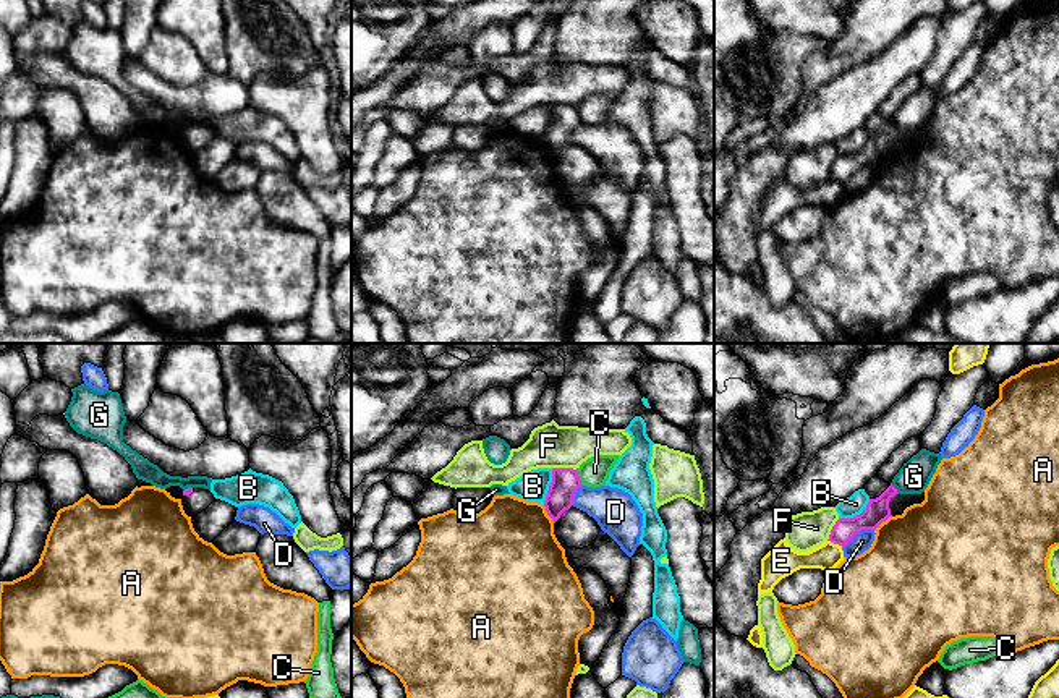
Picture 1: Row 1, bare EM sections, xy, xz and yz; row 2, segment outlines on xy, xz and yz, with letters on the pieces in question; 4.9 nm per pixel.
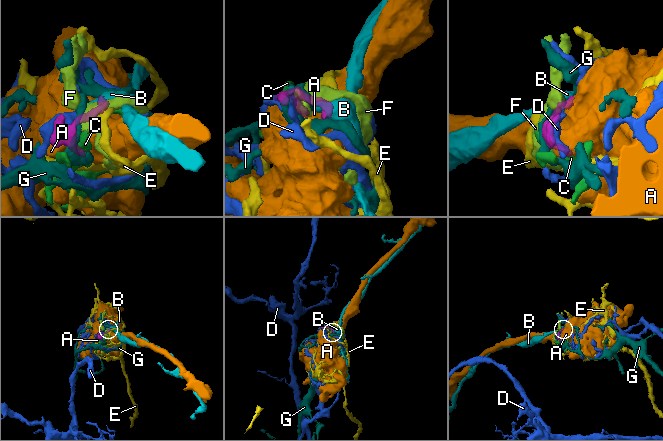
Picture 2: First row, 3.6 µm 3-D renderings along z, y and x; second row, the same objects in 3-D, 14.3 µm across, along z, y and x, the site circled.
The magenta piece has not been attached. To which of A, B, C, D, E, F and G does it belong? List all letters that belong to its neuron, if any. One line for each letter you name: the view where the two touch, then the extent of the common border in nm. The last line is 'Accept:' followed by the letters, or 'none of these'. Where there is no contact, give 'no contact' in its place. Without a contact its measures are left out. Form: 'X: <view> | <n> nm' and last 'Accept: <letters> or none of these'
Accept: none of these

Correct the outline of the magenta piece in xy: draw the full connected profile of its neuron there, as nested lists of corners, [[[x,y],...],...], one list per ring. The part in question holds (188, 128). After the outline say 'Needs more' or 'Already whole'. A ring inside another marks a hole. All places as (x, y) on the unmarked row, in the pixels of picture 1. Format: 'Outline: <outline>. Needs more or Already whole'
Outline: [[[188,125],[183,128],[181,143],[188,154],[196,154],[215,138],[214,131],[204,125]]]. Needs more

